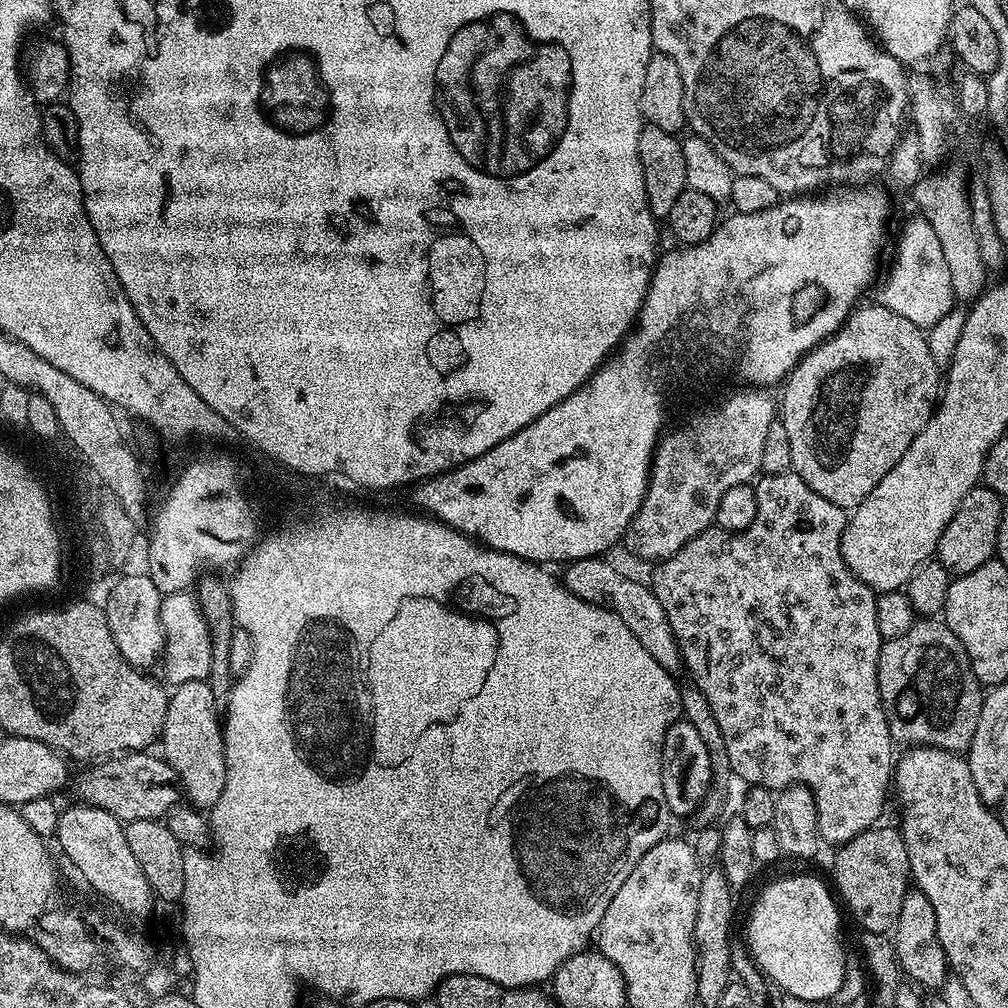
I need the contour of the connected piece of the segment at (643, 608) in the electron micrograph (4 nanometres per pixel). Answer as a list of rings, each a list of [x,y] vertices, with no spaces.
[[[591,556],[581,560],[571,561],[568,568],[562,575],[562,583],[565,590],[582,598],[582,602],[598,604],[602,608],[609,608],[614,614],[626,622],[626,627],[646,650],[650,650],[658,666],[662,666],[666,671],[673,674],[679,673],[682,668],[680,658],[680,647],[674,638],[674,630],[670,626],[670,618],[666,610],[662,610],[662,602],[652,592],[647,583],[639,584],[636,580],[631,580],[624,572],[619,572],[614,565],[608,561],[608,558]]]

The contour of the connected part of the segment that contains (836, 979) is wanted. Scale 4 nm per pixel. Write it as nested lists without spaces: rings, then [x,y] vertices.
[[[784,876],[766,885],[752,904],[752,913],[748,916],[748,948],[757,966],[780,987],[783,995],[823,1002],[839,994],[844,982],[846,956],[840,945],[841,909],[833,889],[829,885],[828,888],[816,876]]]

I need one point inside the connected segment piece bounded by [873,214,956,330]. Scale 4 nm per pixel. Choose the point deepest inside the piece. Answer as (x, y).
(918, 287)

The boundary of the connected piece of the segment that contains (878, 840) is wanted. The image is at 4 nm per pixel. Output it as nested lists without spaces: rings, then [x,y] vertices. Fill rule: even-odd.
[[[880,827],[867,828],[858,834],[858,838],[839,845],[835,849],[836,865],[832,872],[836,875],[834,888],[843,907],[852,911],[861,929],[864,932],[887,933],[895,925],[903,899],[910,891],[912,871],[901,829]]]

